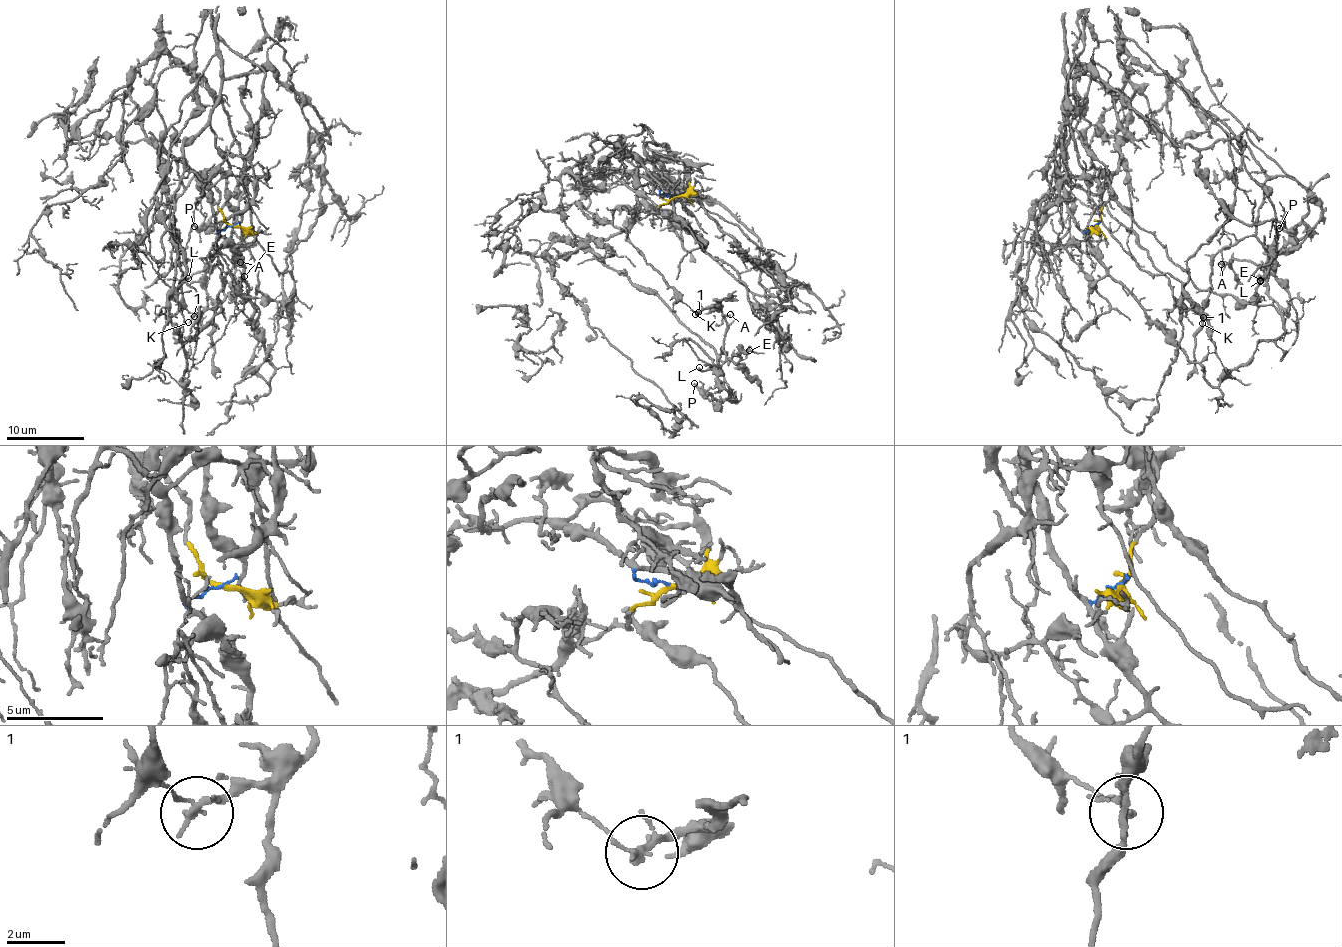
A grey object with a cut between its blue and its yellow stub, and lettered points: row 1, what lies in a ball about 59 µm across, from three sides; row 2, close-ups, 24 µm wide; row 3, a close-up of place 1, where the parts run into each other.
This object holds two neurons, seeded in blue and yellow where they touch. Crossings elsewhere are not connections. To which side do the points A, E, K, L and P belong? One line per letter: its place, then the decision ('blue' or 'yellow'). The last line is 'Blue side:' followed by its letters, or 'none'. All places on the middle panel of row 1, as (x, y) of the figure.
A: (730, 314) | yellow
E: (749, 350) | yellow
K: (695, 314) | yellow
L: (699, 367) | yellow
P: (694, 383) | yellow
Blue side: none

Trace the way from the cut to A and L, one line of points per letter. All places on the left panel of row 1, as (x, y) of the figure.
A: (233, 226), (220, 193), (143, 130), (130, 85), (147, 59), (172, 53), (200, 73), (240, 147), (241, 262)
L: (233, 226), (143, 130), (147, 59), (200, 73), (244, 161), (230, 242), (188, 279)

